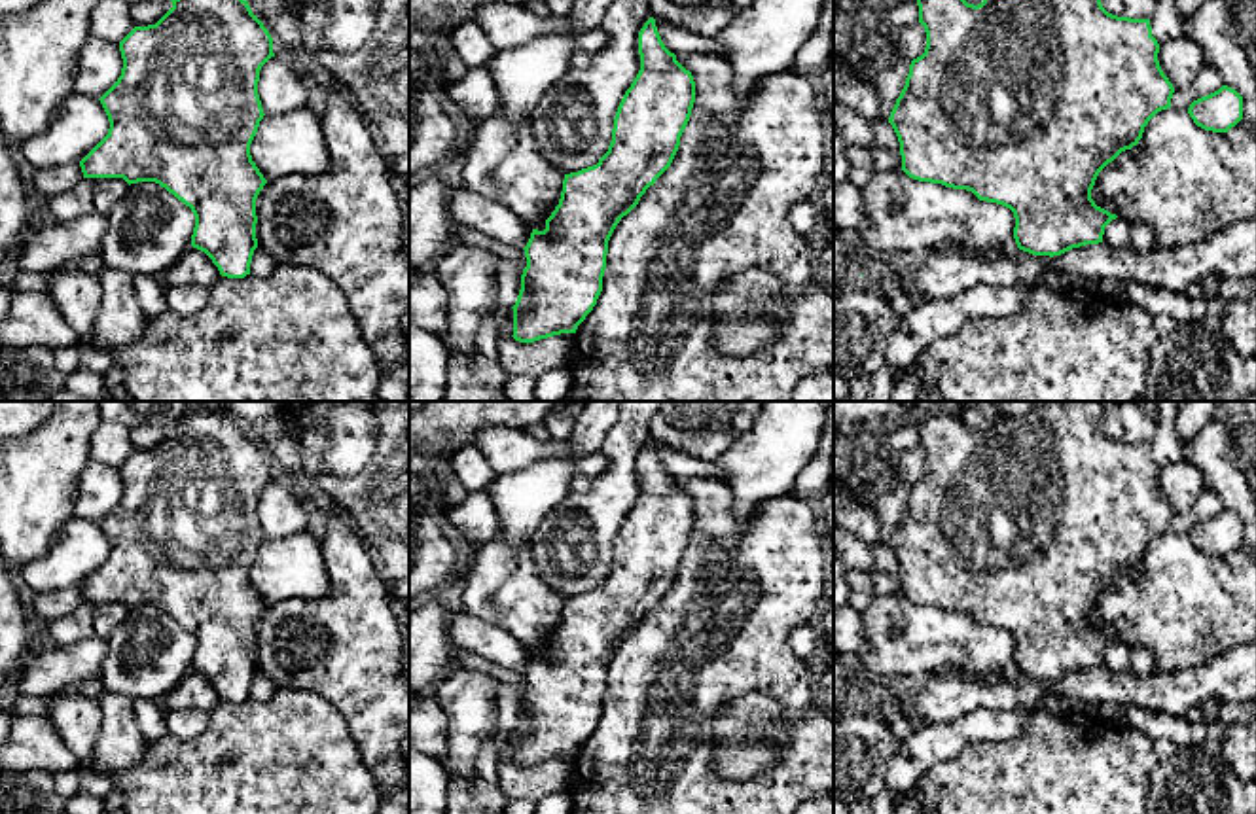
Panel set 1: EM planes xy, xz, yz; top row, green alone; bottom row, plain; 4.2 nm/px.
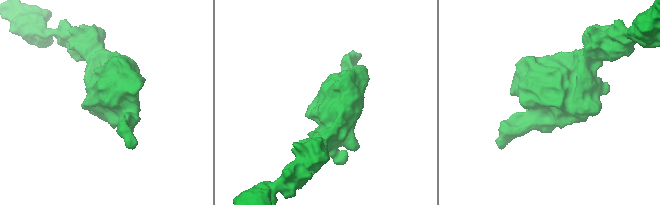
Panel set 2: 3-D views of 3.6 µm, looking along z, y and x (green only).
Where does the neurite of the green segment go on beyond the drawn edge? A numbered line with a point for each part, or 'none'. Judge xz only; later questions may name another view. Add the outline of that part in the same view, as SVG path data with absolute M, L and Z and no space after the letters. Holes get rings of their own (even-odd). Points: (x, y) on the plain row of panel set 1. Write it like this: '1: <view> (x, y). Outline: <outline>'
none

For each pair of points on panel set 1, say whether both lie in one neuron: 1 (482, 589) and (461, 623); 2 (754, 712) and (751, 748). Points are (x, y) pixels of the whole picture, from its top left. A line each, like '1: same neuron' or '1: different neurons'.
1: different neurons
2: same neuron

